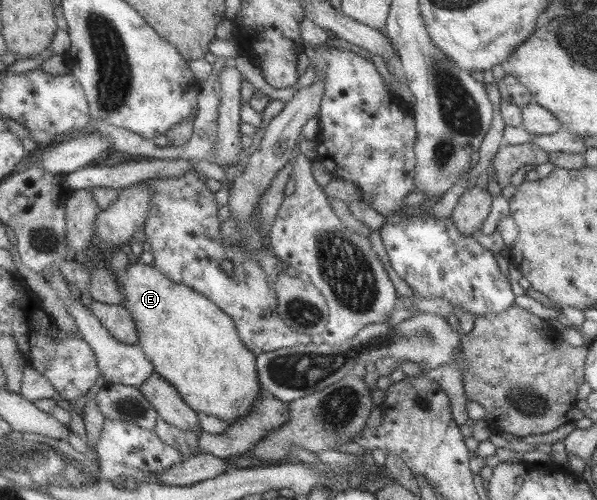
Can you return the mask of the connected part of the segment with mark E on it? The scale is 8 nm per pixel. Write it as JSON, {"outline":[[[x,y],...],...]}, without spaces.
{"outline":[[[131,259],[121,270],[111,266],[107,270],[112,271],[118,283],[118,289],[122,291],[122,306],[128,309],[134,321],[134,329],[138,334],[136,343],[144,356],[154,365],[154,372],[140,386],[137,386],[137,389],[159,418],[178,431],[194,433],[197,436],[201,430],[198,412],[215,416],[227,425],[248,415],[250,406],[254,404],[254,400],[258,398],[263,388],[256,377],[254,353],[242,345],[236,333],[234,321],[208,298],[194,292],[191,287],[172,282],[152,265]]]}

